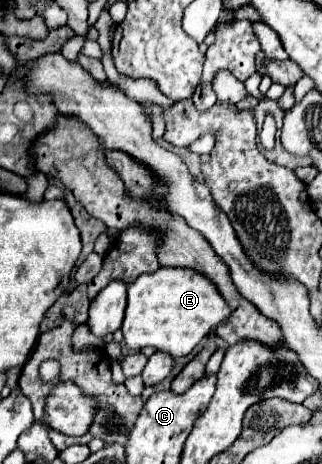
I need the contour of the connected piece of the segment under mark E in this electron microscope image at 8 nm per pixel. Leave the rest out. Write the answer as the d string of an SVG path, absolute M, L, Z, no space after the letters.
M159 268L153 274L141 274L127 288L127 310L123 320L123 338L131 350L151 346L173 358L187 356L221 320L229 316L229 306L211 280L195 270Z

